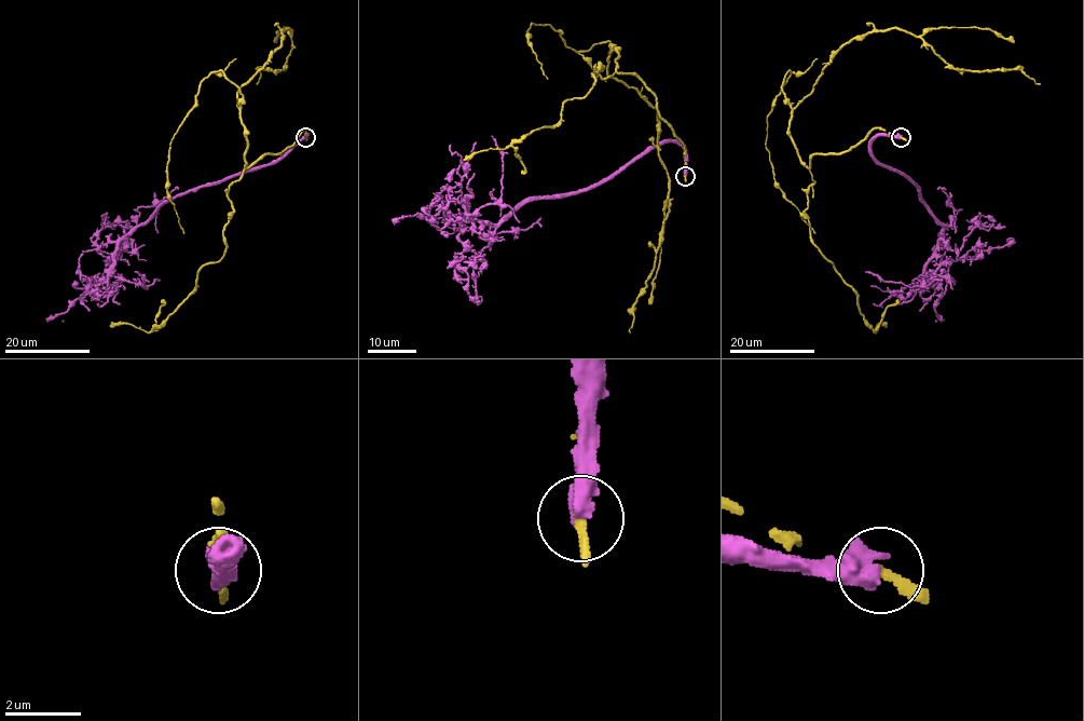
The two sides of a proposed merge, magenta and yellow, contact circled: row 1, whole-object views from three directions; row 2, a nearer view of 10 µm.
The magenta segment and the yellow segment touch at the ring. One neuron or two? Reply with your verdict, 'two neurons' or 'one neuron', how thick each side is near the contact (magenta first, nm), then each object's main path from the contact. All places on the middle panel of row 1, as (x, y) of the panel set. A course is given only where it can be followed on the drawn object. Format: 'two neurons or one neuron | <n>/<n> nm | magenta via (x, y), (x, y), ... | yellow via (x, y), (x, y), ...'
two neurons | 600/240 nm | magenta via (684, 175), (684, 150), (660, 141), (496, 223), (463, 204), (458, 237), (483, 261), (472, 269), (482, 300) | yellow via (684, 175), (684, 147), (657, 97), (617, 71), (615, 49), (607, 75), (657, 110), (669, 180), (630, 332)

